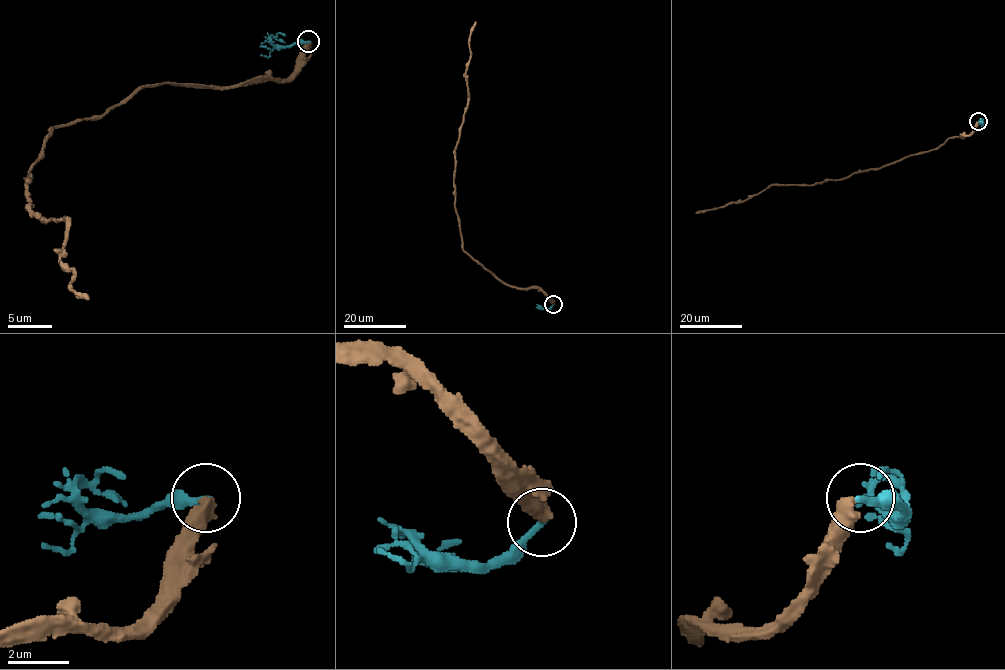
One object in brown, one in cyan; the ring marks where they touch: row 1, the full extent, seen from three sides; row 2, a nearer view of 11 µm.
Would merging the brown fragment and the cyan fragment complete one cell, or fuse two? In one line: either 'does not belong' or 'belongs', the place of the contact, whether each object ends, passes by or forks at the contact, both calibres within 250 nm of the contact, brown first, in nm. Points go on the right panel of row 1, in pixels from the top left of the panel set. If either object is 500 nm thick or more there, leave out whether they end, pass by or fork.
does not belong; place (978, 121); calibres 500 and 240 nm

